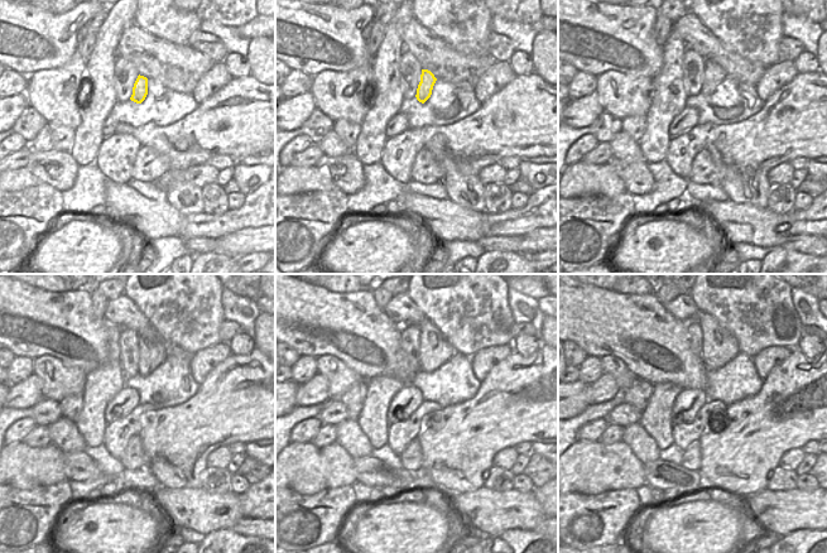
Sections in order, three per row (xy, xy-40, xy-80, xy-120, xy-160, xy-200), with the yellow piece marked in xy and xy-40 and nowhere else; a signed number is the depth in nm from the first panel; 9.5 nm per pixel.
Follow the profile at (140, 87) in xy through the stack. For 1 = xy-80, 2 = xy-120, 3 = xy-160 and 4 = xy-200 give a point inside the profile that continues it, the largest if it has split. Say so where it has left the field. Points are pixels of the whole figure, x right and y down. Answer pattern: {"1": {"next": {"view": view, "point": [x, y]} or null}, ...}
{"1": {"next": {"view": "xy-80", "point": [713, 75]}}, "2": {"next": {"view": "xy-120", "point": [152, 354]}}, "3": {"next": {"view": "xy-160", "point": [436, 350]}}, "4": {"next": {"view": "xy-200", "point": [720, 346]}}}

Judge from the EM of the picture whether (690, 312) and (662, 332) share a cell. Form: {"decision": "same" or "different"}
{"decision": "different"}

